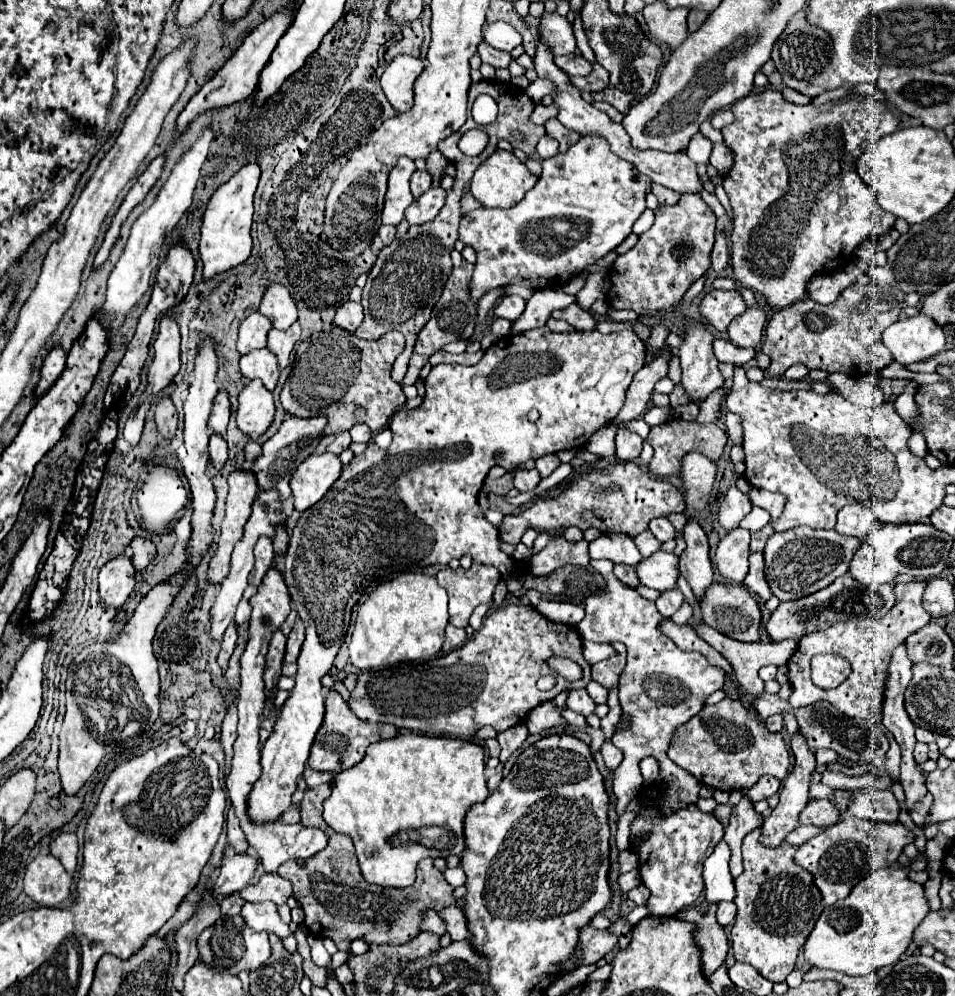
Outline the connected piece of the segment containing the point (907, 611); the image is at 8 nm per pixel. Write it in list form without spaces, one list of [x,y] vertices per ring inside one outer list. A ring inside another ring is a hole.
[[[911,581],[911,583],[897,583],[895,585],[895,607],[881,619],[873,621],[863,621],[863,623],[853,623],[853,619],[847,619],[845,623],[835,623],[827,627],[825,631],[813,631],[805,635],[805,639],[799,641],[797,651],[789,659],[791,667],[789,669],[789,681],[793,685],[793,693],[789,697],[791,707],[805,707],[809,703],[815,703],[819,699],[829,701],[835,709],[841,713],[855,717],[855,719],[873,719],[873,711],[881,711],[883,705],[883,689],[885,689],[885,679],[887,679],[887,667],[893,649],[903,643],[911,633],[919,631],[925,627],[931,617],[921,605],[923,591],[927,587],[927,581]],[[817,653],[835,653],[845,657],[851,663],[851,675],[837,687],[837,689],[821,689],[811,681],[811,669],[809,661]]]

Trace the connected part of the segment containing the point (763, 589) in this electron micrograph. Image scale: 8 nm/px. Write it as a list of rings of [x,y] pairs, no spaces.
[[[751,553],[751,569],[747,573],[747,577],[743,579],[743,585],[753,593],[757,595],[761,601],[769,601],[771,597],[771,591],[767,587],[767,581],[765,581],[765,575],[763,575],[763,553]]]

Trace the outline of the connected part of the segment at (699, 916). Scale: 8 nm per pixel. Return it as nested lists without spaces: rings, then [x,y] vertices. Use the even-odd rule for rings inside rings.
[[[701,903],[699,907],[681,911],[677,915],[679,919],[691,921],[697,925],[695,939],[703,951],[703,971],[707,977],[713,975],[713,971],[717,971],[717,967],[725,963],[727,951],[729,951],[725,931],[715,919],[715,909],[717,905],[713,903]]]

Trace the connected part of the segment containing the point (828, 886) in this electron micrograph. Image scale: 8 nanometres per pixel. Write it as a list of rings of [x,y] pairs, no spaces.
[[[841,817],[835,825],[823,829],[813,839],[797,847],[793,861],[811,871],[813,883],[823,895],[825,905],[833,905],[845,899],[851,889],[865,879],[871,871],[881,867],[891,867],[897,863],[905,845],[915,841],[913,829],[899,823],[873,823],[857,817]]]

